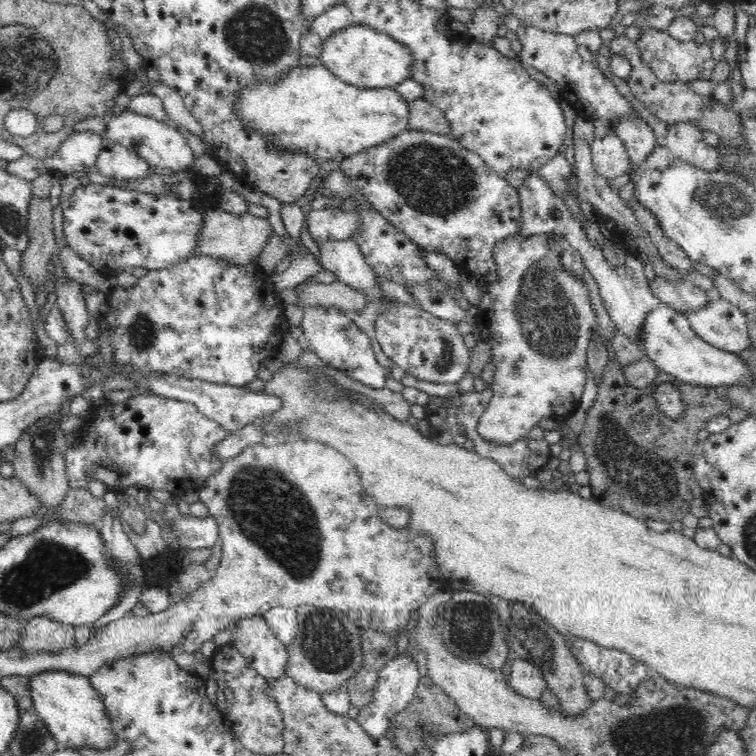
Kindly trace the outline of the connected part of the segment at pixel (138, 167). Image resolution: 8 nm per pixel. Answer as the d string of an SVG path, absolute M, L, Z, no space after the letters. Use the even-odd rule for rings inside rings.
M105 139L95 166L100 174L108 178L126 181L146 178L151 168L134 150Z

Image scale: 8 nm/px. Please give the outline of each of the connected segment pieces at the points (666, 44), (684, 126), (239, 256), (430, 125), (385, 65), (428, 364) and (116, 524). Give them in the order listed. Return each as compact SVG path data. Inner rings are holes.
M640 28L640 38L634 42L638 47L638 52L642 61L650 65L650 69L656 73L659 82L672 83L682 81L683 83L692 82L692 80L710 80L712 70L717 61L712 57L710 49L711 41L704 40L698 44L693 40L682 42L672 38L667 30L654 30L653 28Z
M678 122L668 128L665 146L677 158L702 170L714 171L721 166L721 153L708 145L703 132L688 122Z
M218 206L206 210L203 228L196 244L196 253L226 259L229 263L254 265L254 256L262 254L268 238L273 236L272 224L266 218L250 213L233 215Z
M423 98L409 102L409 130L429 131L435 134L451 136L452 130L443 112L429 104Z
M356 22L322 40L322 52L318 58L334 76L362 89L396 87L410 79L412 74L410 49L392 37Z
M388 298L382 300L383 304L390 304L390 302L393 302L393 305L387 311L382 311L375 320L377 339L384 354L394 360L394 364L402 371L406 371L417 380L442 384L460 382L471 368L471 354L470 349L464 343L464 335L458 331L457 323L442 320L418 306L410 306Z
M107 506L100 522L100 533L102 533L102 537L104 537L104 550L106 551L106 555L108 555L110 559L114 558L117 572L119 572L125 580L129 580L129 586L127 586L127 590L123 593L118 604L110 608L110 611L104 614L104 617L98 618L96 622L93 622L93 635L95 635L98 630L106 628L111 622L129 615L139 602L141 592L146 588L146 586L144 586L144 560L140 557L134 544L128 539L128 534L122 529L122 520L123 518L118 517L114 509Z

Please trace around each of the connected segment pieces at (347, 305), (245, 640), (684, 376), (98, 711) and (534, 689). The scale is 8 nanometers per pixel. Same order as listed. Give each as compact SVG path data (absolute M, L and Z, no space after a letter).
M340 281L330 284L324 283L302 283L297 286L297 304L300 309L310 308L310 306L337 307L344 311L358 312L364 308L366 295L360 289L352 287Z
M255 615L254 617L242 618L239 626L232 629L232 639L230 643L233 648L240 651L250 665L258 671L265 679L284 678L286 676L286 662L288 662L288 653L284 644L278 641L274 632L270 631L263 616Z
M664 303L655 306L648 312L648 318L642 326L642 340L646 346L648 358L661 372L676 377L679 381L691 384L708 386L720 389L726 386L746 386L754 382L751 370L736 355L712 343L702 340L692 329L686 314L672 307L666 307Z
M46 670L28 676L28 679L35 710L60 747L76 749L78 746L87 746L96 750L108 750L116 746L116 733L110 725L110 714L107 714L102 696L92 687L89 677Z
M514 657L514 662L510 665L510 675L507 679L510 687L525 698L540 700L542 692L546 690L546 681L542 676L542 671L532 663Z

